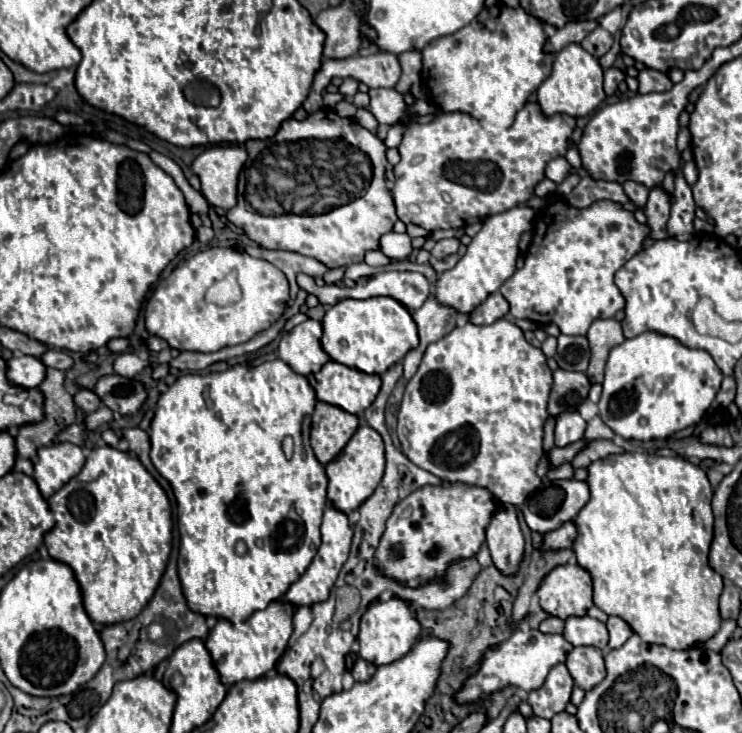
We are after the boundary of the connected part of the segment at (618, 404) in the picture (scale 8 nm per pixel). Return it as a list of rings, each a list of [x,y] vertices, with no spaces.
[[[644,332],[612,348],[598,414],[622,438],[668,438],[700,422],[714,402],[722,380],[722,370],[708,352],[686,348],[678,340],[656,332]]]

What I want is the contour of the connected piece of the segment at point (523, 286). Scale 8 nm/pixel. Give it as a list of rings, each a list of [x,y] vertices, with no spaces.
[[[556,198],[556,200],[550,200],[548,206],[540,212],[540,216],[538,216],[536,222],[534,222],[534,230],[532,230],[532,232],[534,232],[534,238],[532,238],[532,244],[530,244],[530,248],[528,248],[528,252],[526,252],[524,268],[516,270],[514,276],[508,278],[508,280],[502,284],[502,288],[500,288],[500,294],[502,294],[502,296],[508,300],[508,304],[510,304],[510,314],[512,314],[512,316],[516,316],[516,318],[526,318],[526,320],[540,322],[540,324],[556,324],[556,326],[560,328],[560,332],[562,332],[562,334],[568,334],[568,336],[584,336],[584,334],[588,332],[590,324],[592,324],[596,318],[612,318],[618,310],[624,308],[624,298],[622,298],[620,290],[618,290],[616,284],[614,284],[614,274],[642,248],[642,242],[644,242],[646,236],[648,236],[648,226],[638,224],[632,212],[622,210],[620,204],[610,202],[610,200],[600,200],[600,202],[594,202],[594,204],[588,206],[588,208],[578,210],[578,208],[572,208],[572,206],[568,206],[566,202],[562,202],[562,200]]]

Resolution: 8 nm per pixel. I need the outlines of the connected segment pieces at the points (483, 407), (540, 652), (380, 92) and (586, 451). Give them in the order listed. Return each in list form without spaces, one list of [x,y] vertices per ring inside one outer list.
[[[506,318],[490,326],[466,322],[456,326],[446,338],[430,344],[418,372],[406,384],[398,410],[398,440],[402,452],[420,468],[444,482],[480,486],[500,502],[522,506],[526,496],[542,484],[536,474],[542,456],[542,428],[548,420],[548,394],[552,390],[552,370],[540,348],[524,340],[522,330]]]
[[[518,628],[508,640],[498,644],[496,648],[488,648],[482,660],[482,668],[470,676],[464,684],[464,688],[456,694],[458,702],[474,702],[480,698],[480,690],[484,694],[492,694],[504,686],[518,686],[526,692],[532,692],[534,688],[540,688],[546,682],[546,676],[554,664],[566,662],[566,656],[570,652],[572,644],[564,640],[564,636],[556,634],[542,634],[540,630],[530,628]]]
[[[378,88],[378,90],[370,90],[370,112],[376,116],[376,120],[380,124],[396,124],[404,112],[406,112],[406,104],[402,100],[402,96],[396,90],[386,90],[386,88]]]
[[[594,440],[594,442],[586,442],[586,448],[582,448],[582,452],[578,452],[578,456],[574,456],[574,460],[570,462],[574,468],[586,468],[592,462],[610,456],[610,454],[618,454],[624,452],[622,448],[618,448],[614,442],[610,440]]]

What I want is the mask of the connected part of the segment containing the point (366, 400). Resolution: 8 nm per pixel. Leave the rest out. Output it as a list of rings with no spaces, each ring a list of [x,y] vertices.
[[[326,362],[320,372],[308,376],[310,386],[320,402],[338,406],[354,416],[364,414],[364,410],[376,400],[380,390],[380,376],[364,374],[356,368],[348,368],[340,362]]]

